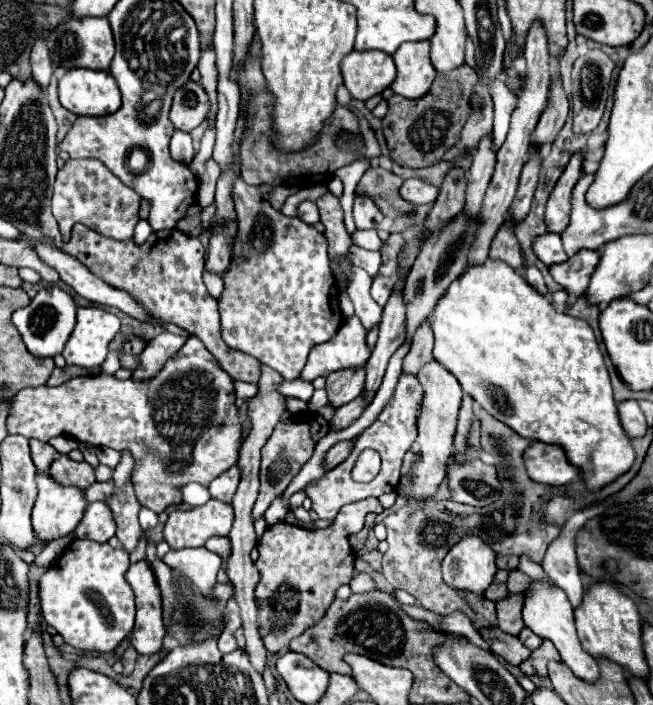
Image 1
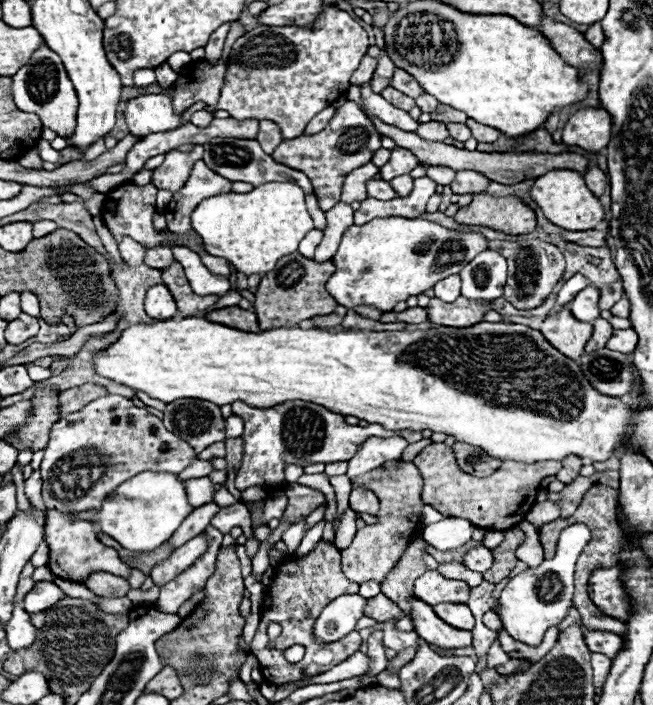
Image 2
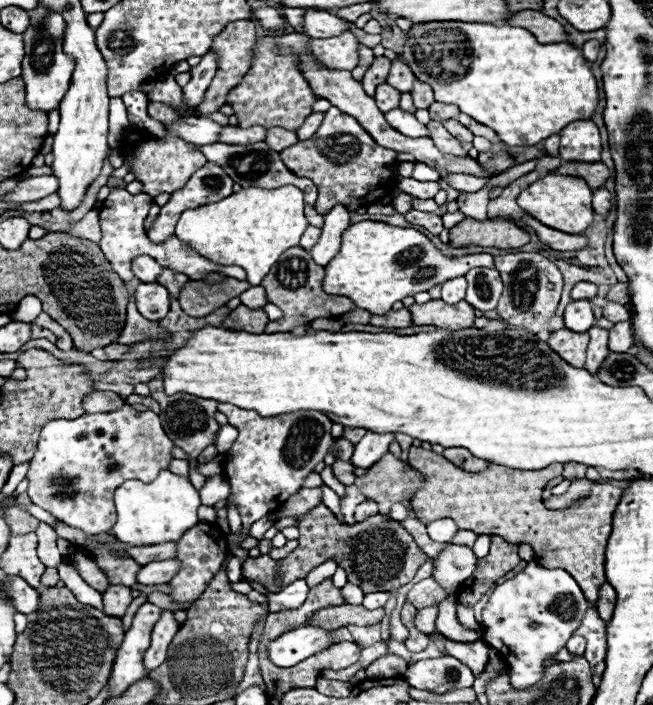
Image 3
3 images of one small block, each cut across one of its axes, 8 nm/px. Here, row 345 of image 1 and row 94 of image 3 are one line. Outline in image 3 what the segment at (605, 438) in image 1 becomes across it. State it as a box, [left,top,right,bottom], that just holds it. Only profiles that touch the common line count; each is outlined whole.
[400,22,598,146]

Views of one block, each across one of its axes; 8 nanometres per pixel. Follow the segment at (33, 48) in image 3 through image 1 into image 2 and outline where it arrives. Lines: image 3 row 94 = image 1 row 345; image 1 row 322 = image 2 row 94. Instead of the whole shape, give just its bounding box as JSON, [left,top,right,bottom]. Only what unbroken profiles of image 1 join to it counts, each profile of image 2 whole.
[12,44,78,138]

